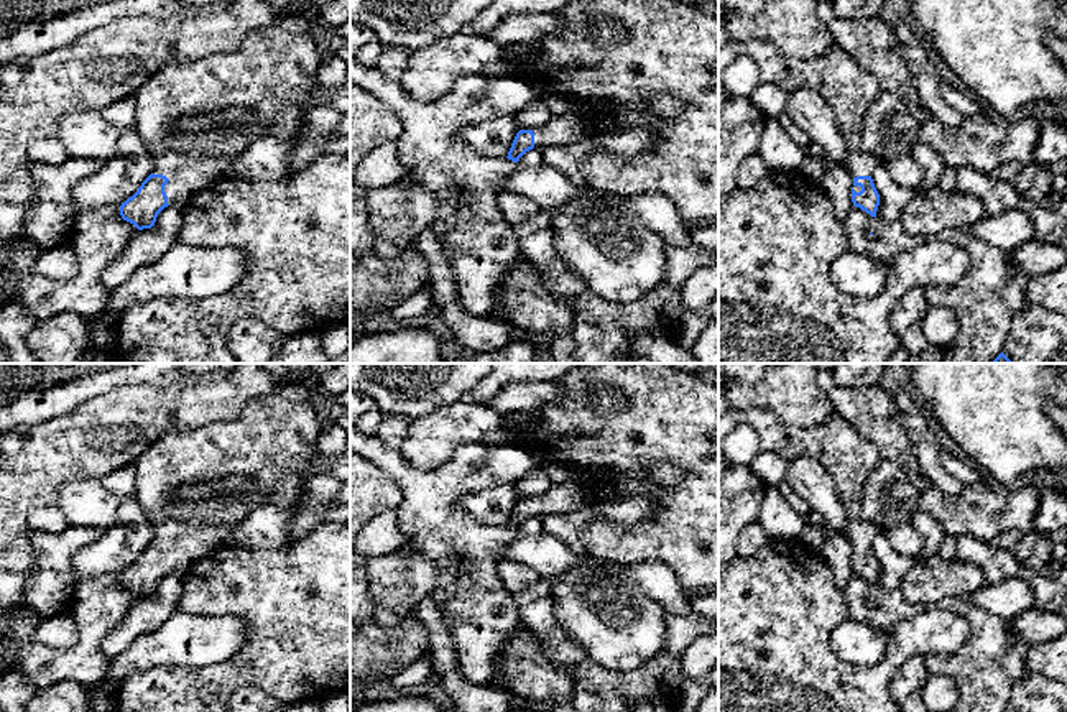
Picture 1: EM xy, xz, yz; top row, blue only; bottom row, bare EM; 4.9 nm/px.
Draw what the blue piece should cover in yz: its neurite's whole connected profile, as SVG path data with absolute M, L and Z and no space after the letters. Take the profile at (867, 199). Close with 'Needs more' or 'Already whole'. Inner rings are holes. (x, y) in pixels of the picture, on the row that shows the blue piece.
M751 39L718 48L718 84L723 71L740 56L748 56L758 66L761 84L776 84L786 92L811 86L820 92L847 145L852 202L876 217L880 194L871 174L881 161L863 148L863 118L881 92L880 82L835 43L817 58L792 59L783 56L771 41Z. Needs more

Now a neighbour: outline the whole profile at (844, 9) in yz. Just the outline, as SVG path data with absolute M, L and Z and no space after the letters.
M834 0L835 18L876 18L883 10L885 0Z

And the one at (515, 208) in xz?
M503 189L498 194L498 207L508 224L516 225L536 217L543 209L526 196Z

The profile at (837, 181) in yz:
M832 164L829 169L825 169L820 186L830 197L837 219L845 220L853 206L853 178L847 166Z

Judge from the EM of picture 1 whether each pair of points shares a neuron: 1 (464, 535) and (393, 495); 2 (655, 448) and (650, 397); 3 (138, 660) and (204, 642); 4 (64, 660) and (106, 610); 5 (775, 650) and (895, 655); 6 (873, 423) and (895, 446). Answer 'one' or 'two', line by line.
1: two
2: one
3: one
4: one
5: one
6: one

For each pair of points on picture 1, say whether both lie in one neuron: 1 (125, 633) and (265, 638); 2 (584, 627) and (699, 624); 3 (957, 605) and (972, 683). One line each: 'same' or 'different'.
1: different
2: different
3: same

